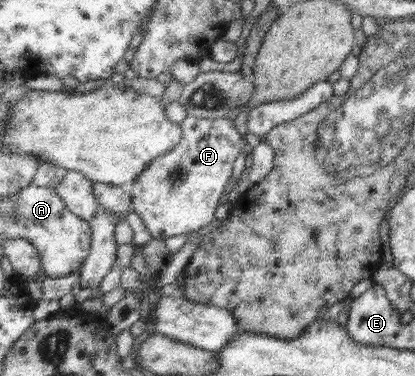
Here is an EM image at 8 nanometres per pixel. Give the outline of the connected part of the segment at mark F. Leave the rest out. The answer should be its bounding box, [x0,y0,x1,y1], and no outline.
[129,116,253,241]

